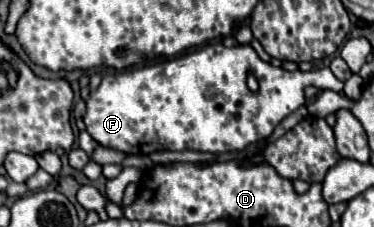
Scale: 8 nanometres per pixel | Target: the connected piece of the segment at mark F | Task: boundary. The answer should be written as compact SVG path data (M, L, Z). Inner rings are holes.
M207 45L199 51L185 53L179 59L147 67L135 67L125 73L103 77L101 85L91 93L87 101L87 113L83 121L87 133L99 145L123 151L127 155L131 153L151 155L155 151L185 151L185 149L227 153L269 137L281 119L285 119L305 103L303 89L307 85L315 85L319 89L331 89L337 93L343 91L343 81L339 81L327 67L315 71L299 71L299 69L287 71L283 67L273 67L271 63L261 61L251 45L237 45L237 47ZM247 73L253 73L259 81L257 95L253 95L247 87Z

